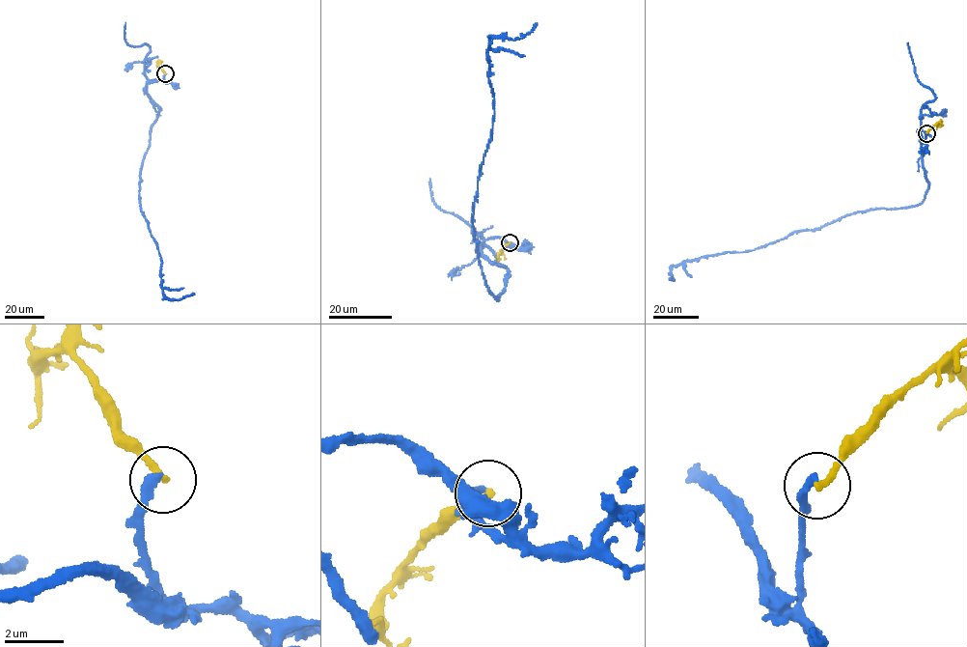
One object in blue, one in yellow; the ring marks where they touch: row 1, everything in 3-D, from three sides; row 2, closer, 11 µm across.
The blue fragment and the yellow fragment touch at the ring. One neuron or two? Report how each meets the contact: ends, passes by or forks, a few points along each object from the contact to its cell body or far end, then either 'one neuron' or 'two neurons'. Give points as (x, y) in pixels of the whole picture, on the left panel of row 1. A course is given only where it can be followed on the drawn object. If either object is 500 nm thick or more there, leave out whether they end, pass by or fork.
blue ends there; yellow ends there; blue runs (165, 73), (166, 81), (147, 84), (159, 108), (139, 197), (162, 262), (163, 295), (194, 294); yellow runs (165, 73), (156, 65), (157, 61); two neurons

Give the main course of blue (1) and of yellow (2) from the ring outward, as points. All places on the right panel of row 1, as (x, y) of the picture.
1: (926, 133), (925, 141), (917, 130), (929, 184), (922, 203), (684, 260), (669, 279)
2: (926, 133), (943, 121)

